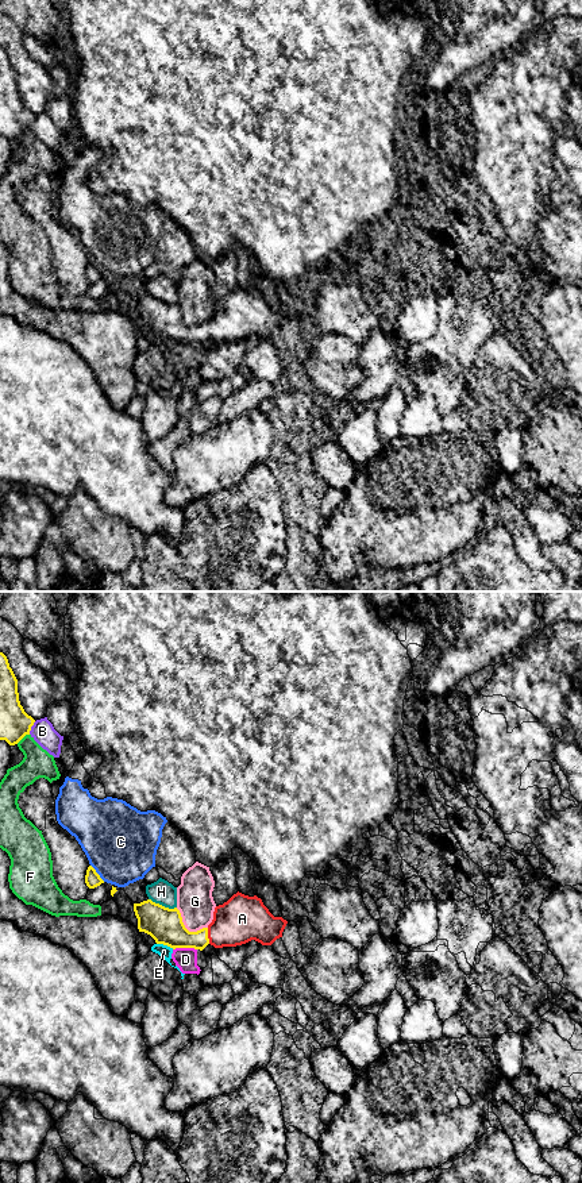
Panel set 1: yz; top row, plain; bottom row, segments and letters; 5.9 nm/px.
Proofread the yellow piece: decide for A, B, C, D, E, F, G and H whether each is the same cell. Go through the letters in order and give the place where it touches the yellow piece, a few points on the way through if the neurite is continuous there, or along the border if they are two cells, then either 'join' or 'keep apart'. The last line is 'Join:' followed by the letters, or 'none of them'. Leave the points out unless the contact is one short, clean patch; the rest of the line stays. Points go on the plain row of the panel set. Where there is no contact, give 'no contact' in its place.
A: yz (207, 331) | across yz (166, 322), (180, 332), (207, 331), (216, 330), (242, 313) | join
B: yz (30, 123) | keep apart
C: yz (96, 268) | keep apart
D: yz (184, 342) | along yz (196, 343), (173, 345) | keep apart
E: yz (165, 339) | along yz (157, 338), (173, 343) | keep apart
F: yz (22, 133) | keep apart
G: yz (185, 323) | keep apart
H: yz (161, 300) | keep apart
Join: A

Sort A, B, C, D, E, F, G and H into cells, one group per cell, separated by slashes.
A / B / C / D E / F / G / H

